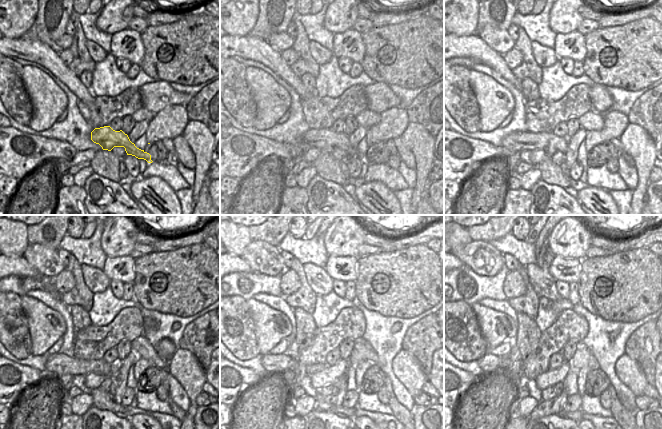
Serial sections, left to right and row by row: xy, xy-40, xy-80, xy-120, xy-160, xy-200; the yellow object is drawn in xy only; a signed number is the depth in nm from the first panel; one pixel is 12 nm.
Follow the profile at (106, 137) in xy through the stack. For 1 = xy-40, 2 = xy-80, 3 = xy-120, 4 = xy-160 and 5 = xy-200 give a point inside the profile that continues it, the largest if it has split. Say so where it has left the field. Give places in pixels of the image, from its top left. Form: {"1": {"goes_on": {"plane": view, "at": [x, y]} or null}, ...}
{"1": {"goes_on": {"plane": "xy-40", "at": [325, 139]}}, "2": {"goes_on": {"plane": "xy-80", "at": [517, 141]}}, "3": {"goes_on": {"plane": "xy-120", "at": [61, 364]}}, "4": {"goes_on": {"plane": "xy-160", "at": [278, 364]}}, "5": {"goes_on": {"plane": "xy-200", "at": [493, 364]}}}

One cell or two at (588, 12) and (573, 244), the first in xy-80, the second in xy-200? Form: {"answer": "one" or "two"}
{"answer": "two"}

